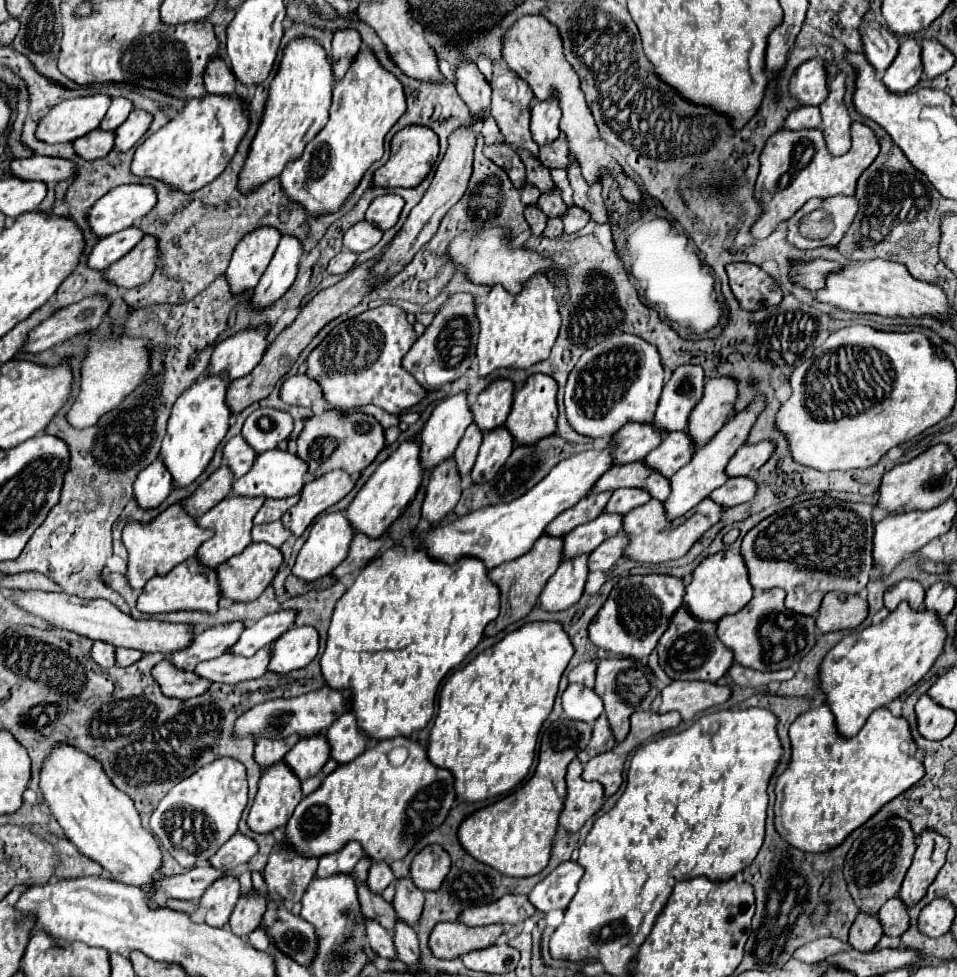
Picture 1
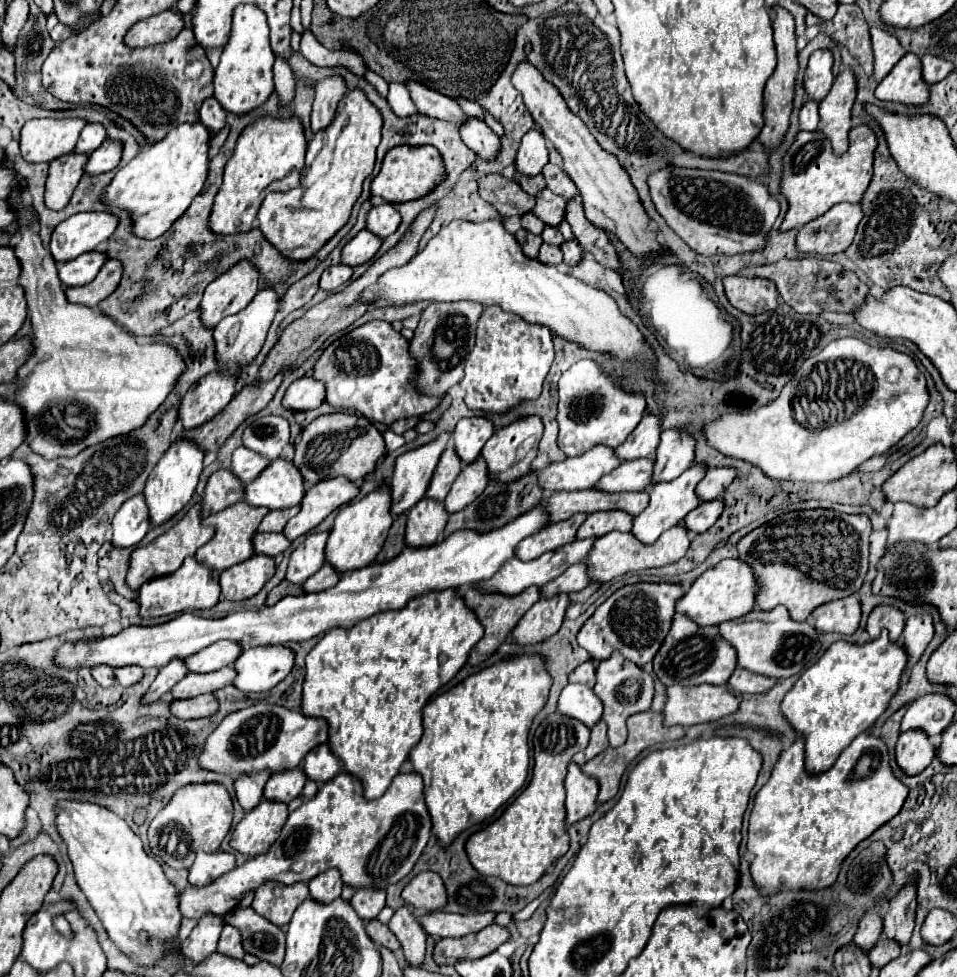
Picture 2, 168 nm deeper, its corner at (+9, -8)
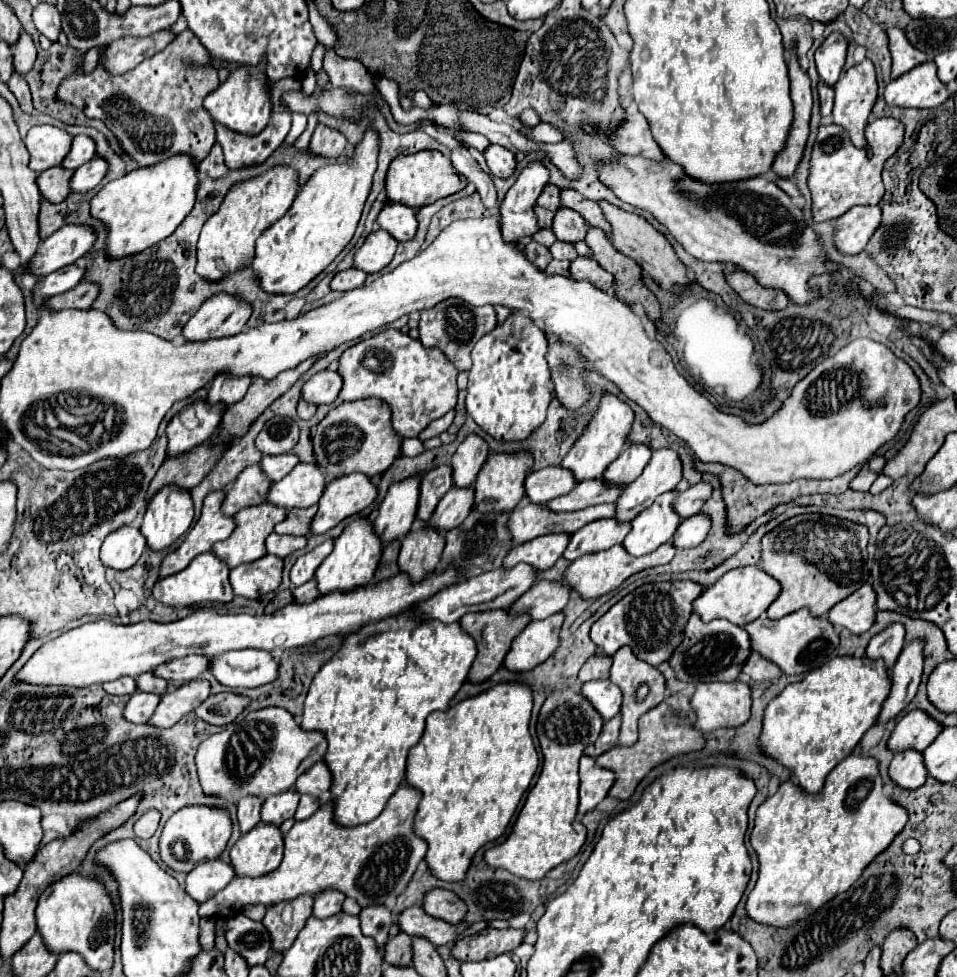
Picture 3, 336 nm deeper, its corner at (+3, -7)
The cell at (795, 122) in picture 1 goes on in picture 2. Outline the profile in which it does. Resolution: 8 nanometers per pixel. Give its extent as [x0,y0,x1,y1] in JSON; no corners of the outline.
[799,101,819,131]

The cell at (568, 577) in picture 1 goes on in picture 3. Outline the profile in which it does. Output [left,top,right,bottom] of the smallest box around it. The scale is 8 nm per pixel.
[505,612,565,672]

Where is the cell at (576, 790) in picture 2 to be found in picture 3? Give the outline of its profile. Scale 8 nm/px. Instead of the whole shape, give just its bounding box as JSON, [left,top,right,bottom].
[579,756,615,816]

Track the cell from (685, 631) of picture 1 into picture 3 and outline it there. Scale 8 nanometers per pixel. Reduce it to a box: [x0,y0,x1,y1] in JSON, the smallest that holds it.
[669,614,751,684]

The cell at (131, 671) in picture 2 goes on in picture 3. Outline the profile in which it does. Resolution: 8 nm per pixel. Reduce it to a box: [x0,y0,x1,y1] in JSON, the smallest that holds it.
[135,672,167,694]

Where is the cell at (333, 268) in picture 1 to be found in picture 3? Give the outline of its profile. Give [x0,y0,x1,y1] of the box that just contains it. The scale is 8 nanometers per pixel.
[331,268,365,292]

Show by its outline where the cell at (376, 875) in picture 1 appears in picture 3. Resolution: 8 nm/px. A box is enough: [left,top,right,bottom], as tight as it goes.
[359,906,393,948]

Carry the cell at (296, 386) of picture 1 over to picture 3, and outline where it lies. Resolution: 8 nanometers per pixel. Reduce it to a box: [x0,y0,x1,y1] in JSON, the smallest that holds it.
[303,370,343,404]

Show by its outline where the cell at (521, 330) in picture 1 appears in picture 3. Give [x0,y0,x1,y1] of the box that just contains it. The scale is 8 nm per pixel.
[467,312,551,440]

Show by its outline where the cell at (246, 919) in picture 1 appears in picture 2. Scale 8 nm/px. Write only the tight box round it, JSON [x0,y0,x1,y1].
[217,925,245,959]

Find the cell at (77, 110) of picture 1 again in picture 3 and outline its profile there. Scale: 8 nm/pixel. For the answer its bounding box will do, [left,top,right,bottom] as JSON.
[25,126,73,172]

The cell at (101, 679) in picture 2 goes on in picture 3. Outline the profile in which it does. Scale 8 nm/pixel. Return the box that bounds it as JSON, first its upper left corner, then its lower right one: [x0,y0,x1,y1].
[103,678,137,696]

